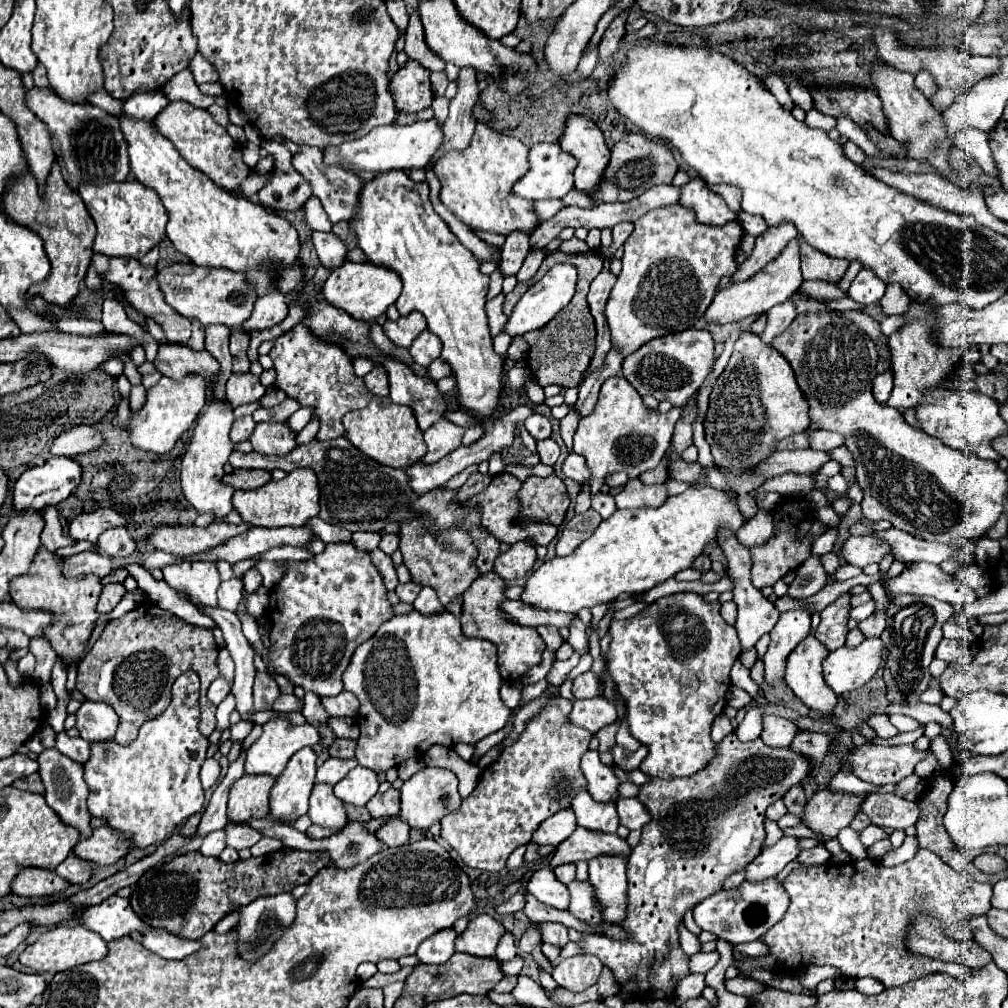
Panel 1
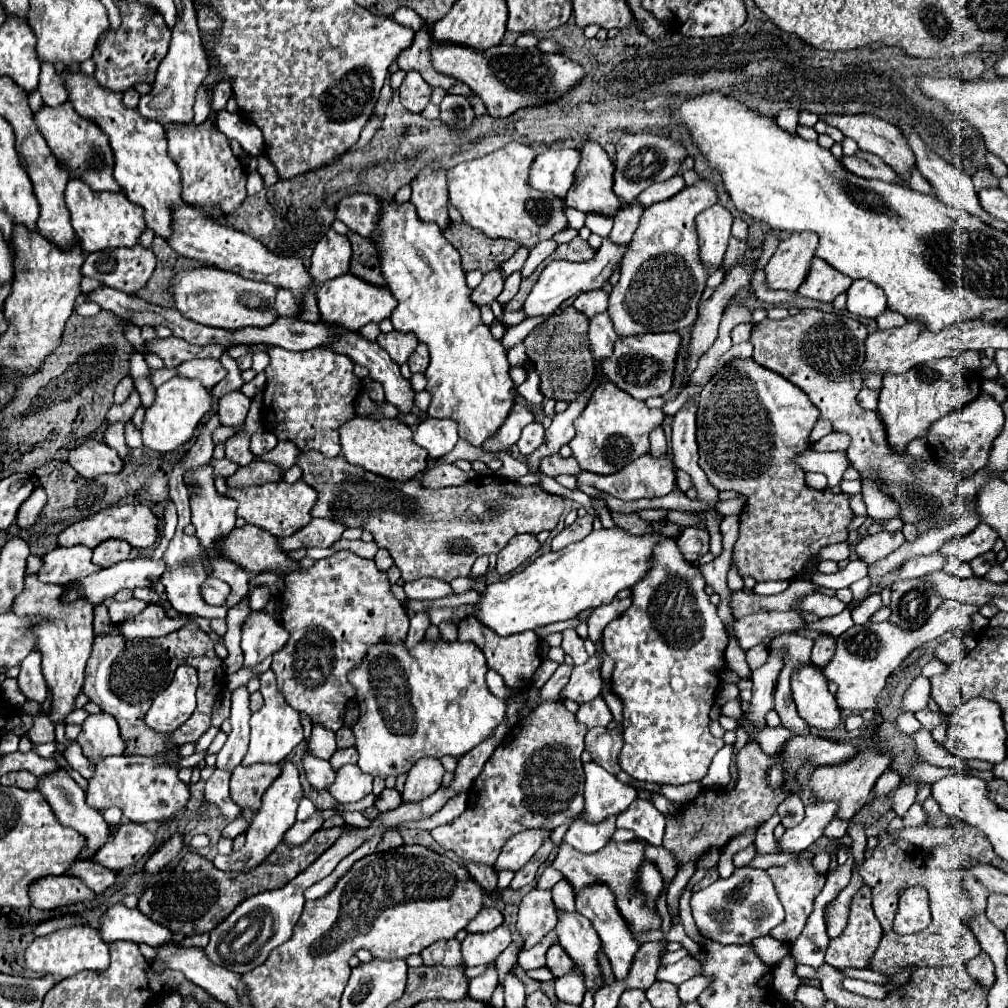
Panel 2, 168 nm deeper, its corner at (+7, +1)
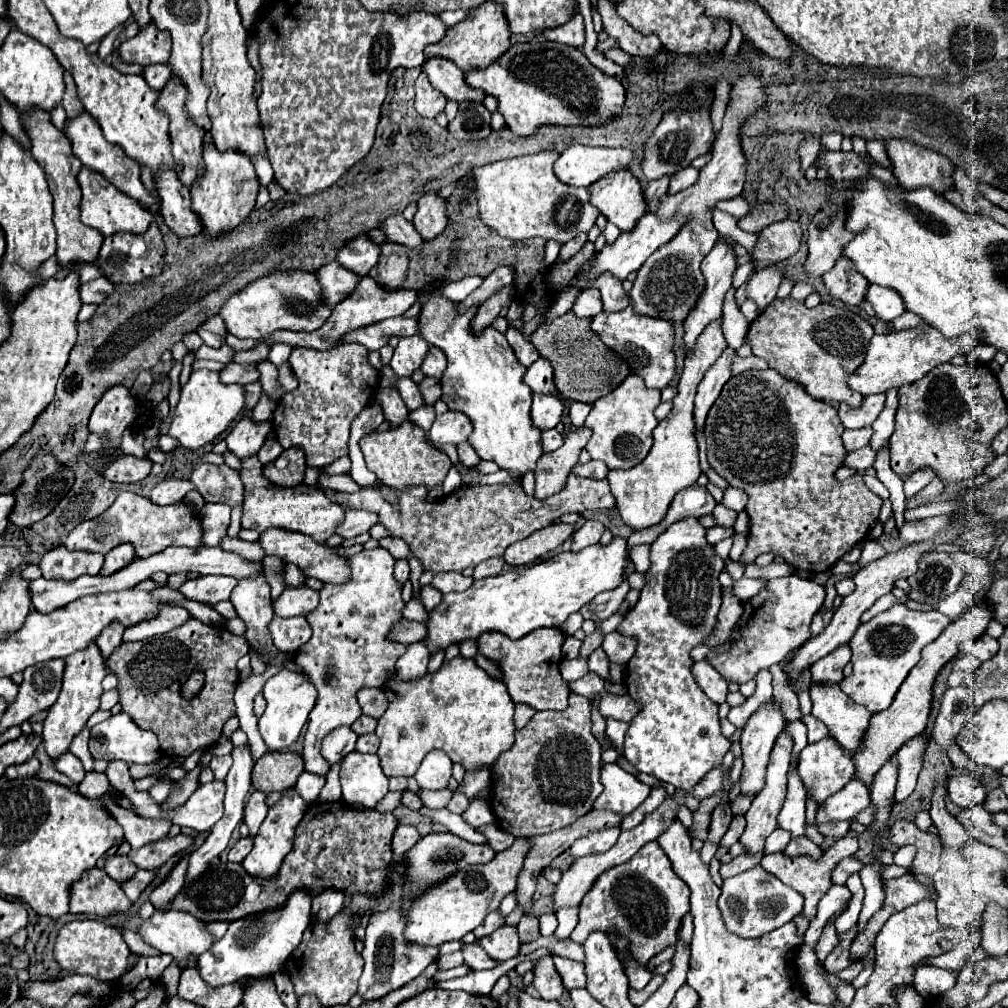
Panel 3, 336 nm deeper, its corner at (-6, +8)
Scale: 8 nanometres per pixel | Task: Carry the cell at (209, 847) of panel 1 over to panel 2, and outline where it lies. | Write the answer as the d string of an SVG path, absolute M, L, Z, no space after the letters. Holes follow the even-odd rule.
M242 809L242 817L240 817L240 821L232 821L232 823L228 823L228 827L222 831L222 835L234 839L234 837L246 833L246 829L248 829L250 823L252 823L252 817L254 817L254 811L252 811L252 809Z

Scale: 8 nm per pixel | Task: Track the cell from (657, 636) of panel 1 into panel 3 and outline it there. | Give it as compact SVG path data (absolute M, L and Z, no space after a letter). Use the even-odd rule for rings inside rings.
M685 518L685 520L679 520L679 522L671 524L671 526L651 544L651 554L649 554L649 558L651 558L651 568L649 568L647 574L645 574L645 586L643 586L643 590L641 590L641 598L639 598L639 602L635 604L635 608L633 608L631 612L627 612L627 616L623 618L623 622L621 622L619 628L617 628L619 634L629 636L629 638L635 638L635 642L637 642L635 654L633 654L631 660L627 662L627 678L625 678L625 684L627 684L629 696L639 704L639 712L637 712L637 716L631 720L631 726L629 726L629 730L627 730L627 734L625 734L623 756L625 756L639 772L651 774L651 776L655 776L655 778L659 778L659 780L663 780L663 782L673 784L675 788L691 790L703 776L707 776L713 768L717 768L717 766L721 764L723 756L725 756L725 754L729 752L729 748L731 748L729 738L725 738L725 736L721 734L719 716L717 716L719 706L717 706L713 700L709 700L709 698L705 696L705 692L701 690L701 686L697 684L697 680L695 680L695 676L693 676L693 672L691 672L691 666L693 666L691 650L693 650L695 646L705 644L705 640L711 638L713 632L715 632L715 628L717 628L717 614L719 614L719 608L721 608L721 594L723 594L723 588L721 588L721 584L719 584L717 578L719 578L719 574L721 574L721 570L723 570L725 564L723 564L723 558L715 554L713 546L707 544L707 540L705 540L705 528L697 522L697 518Z

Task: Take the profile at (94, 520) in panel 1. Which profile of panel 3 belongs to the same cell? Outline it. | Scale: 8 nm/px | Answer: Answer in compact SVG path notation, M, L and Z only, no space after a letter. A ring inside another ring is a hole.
M123 492L101 516L93 520L85 520L75 526L65 546L69 550L89 550L107 554L113 546L123 542L131 542L137 548L137 556L151 556L167 546L199 546L201 544L201 518L195 512L189 512L181 502L159 506L149 498L137 496L133 492Z

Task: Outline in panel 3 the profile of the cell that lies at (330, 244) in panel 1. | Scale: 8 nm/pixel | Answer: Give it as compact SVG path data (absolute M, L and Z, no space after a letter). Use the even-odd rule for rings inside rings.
M355 236L345 246L339 248L335 260L351 270L357 276L367 276L369 270L377 264L379 246L373 244L367 236Z

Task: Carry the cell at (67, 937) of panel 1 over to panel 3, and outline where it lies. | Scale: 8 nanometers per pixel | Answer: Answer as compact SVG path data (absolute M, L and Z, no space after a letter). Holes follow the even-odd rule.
M97 918L67 922L57 934L53 956L55 956L57 964L61 968L69 970L71 974L87 974L87 976L93 976L103 982L117 980L129 968L129 962L127 962L129 948L125 944L119 928L109 926Z

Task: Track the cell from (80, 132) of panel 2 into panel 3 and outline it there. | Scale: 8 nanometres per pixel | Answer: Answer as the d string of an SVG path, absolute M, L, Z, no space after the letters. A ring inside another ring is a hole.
M83 110L79 116L67 118L65 128L63 128L63 134L69 138L69 142L73 146L73 152L81 158L83 166L101 172L115 188L119 188L121 192L125 192L131 198L139 200L145 208L151 208L153 206L155 198L143 188L143 184L139 180L139 164L137 162L131 162L131 158L127 158L127 154L123 154L123 148L121 146L115 146L115 144L111 144L111 142L105 140L99 122L89 112Z

